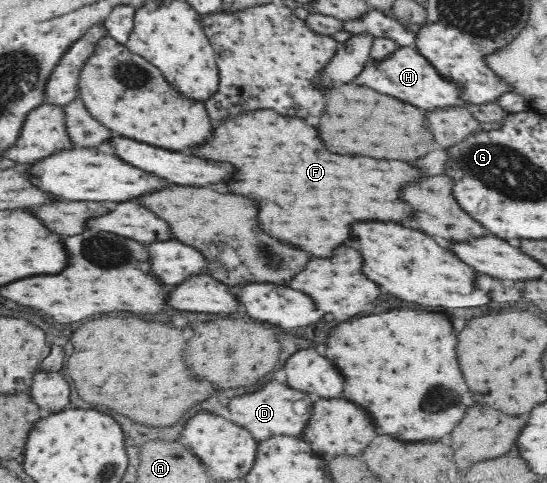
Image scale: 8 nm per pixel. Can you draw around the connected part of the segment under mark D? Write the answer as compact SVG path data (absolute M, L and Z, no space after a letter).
M276 380L268 382L262 390L254 392L254 394L244 394L234 398L228 404L228 410L232 414L232 422L246 428L258 442L268 440L272 436L298 436L302 434L302 430L308 424L310 418L310 408L312 402L306 394L298 394L296 390L290 390L284 384L278 384Z

